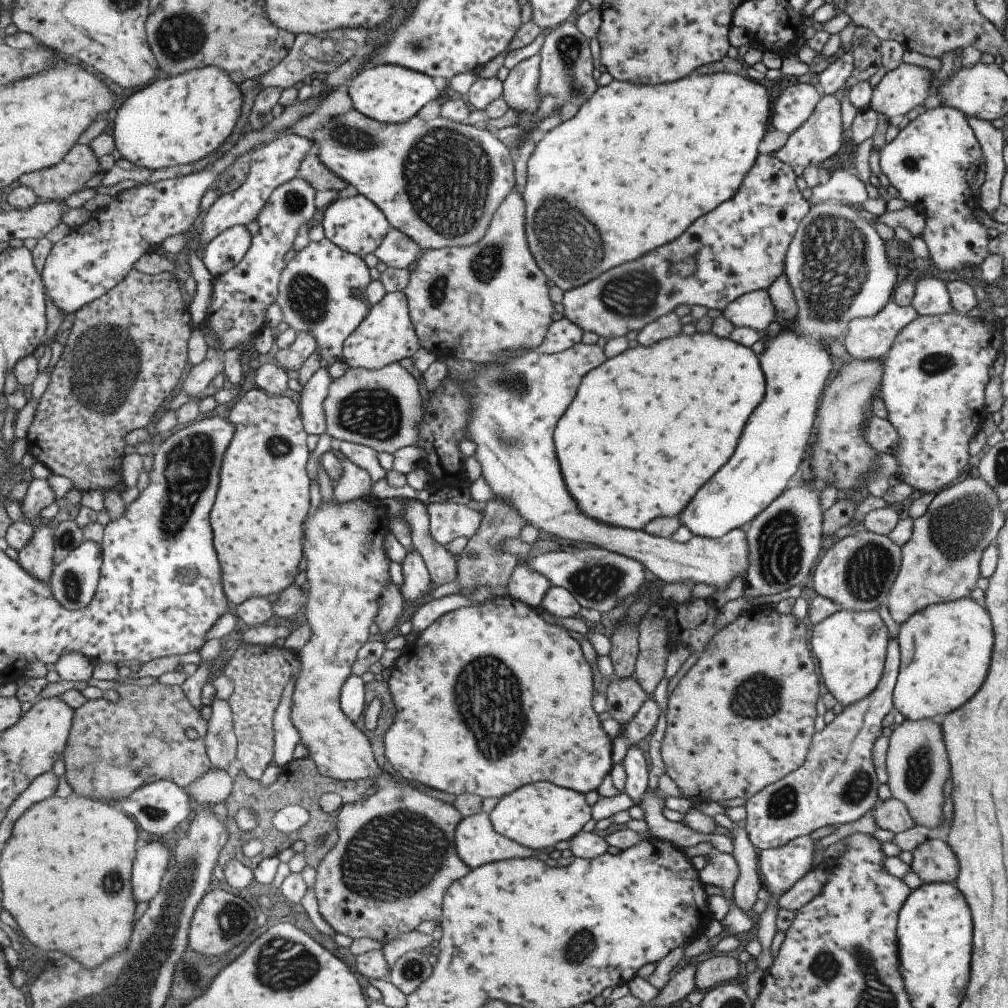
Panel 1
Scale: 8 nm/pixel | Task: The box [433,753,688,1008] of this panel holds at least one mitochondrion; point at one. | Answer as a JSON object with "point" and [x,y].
{"point":[582,943]}

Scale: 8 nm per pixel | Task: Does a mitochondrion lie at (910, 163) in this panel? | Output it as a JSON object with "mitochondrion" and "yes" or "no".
{"mitochondrion":"yes"}

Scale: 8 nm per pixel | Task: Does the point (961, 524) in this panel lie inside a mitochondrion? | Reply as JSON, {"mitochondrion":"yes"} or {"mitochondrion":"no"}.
{"mitochondrion":"yes"}

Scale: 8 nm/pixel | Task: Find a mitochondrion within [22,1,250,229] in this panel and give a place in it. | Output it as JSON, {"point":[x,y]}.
{"point":[180,36]}

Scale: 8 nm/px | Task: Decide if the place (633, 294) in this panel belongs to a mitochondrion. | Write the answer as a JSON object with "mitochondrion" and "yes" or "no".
{"mitochondrion":"yes"}

